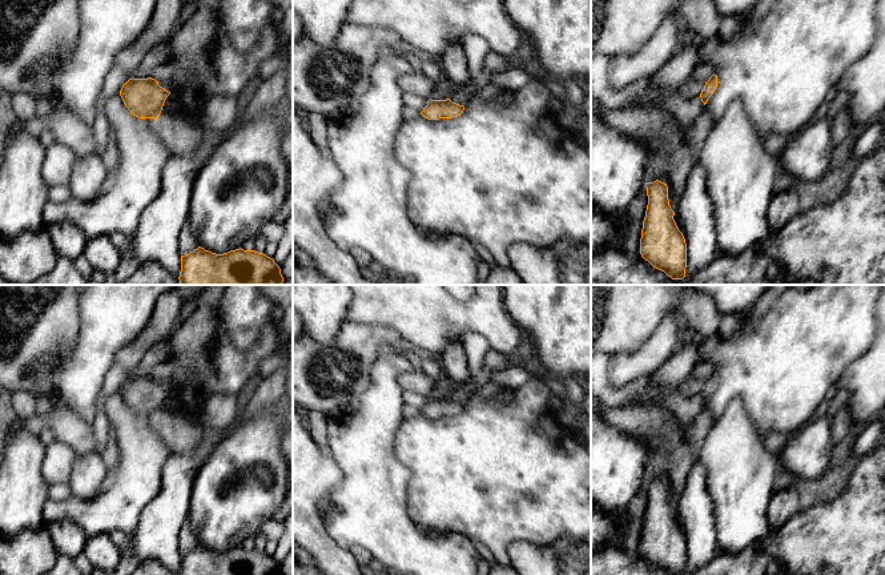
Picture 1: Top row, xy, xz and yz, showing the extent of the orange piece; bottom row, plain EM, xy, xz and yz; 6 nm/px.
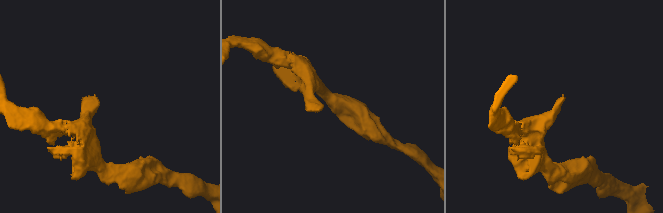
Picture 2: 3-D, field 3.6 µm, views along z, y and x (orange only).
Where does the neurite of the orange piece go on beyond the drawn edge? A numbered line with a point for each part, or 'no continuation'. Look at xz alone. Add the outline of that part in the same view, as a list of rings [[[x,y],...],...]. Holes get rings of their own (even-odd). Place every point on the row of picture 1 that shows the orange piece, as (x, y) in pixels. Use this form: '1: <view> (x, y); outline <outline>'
no continuation

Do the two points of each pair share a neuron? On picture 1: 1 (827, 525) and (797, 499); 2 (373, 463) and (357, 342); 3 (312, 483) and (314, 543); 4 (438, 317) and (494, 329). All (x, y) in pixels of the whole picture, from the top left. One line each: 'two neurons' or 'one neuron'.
1: two neurons
2: two neurons
3: one neuron
4: one neuron

